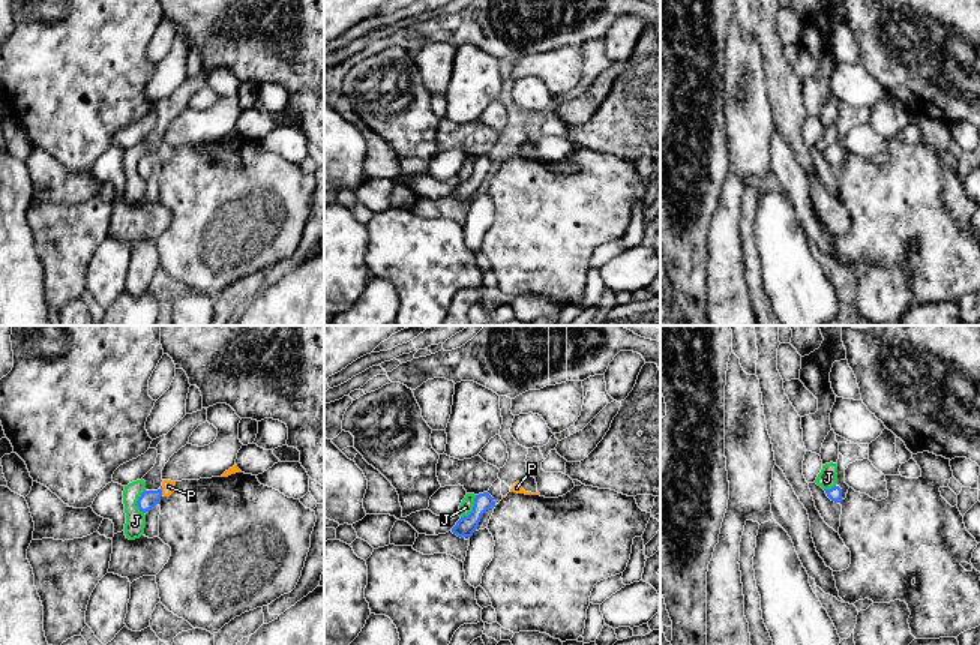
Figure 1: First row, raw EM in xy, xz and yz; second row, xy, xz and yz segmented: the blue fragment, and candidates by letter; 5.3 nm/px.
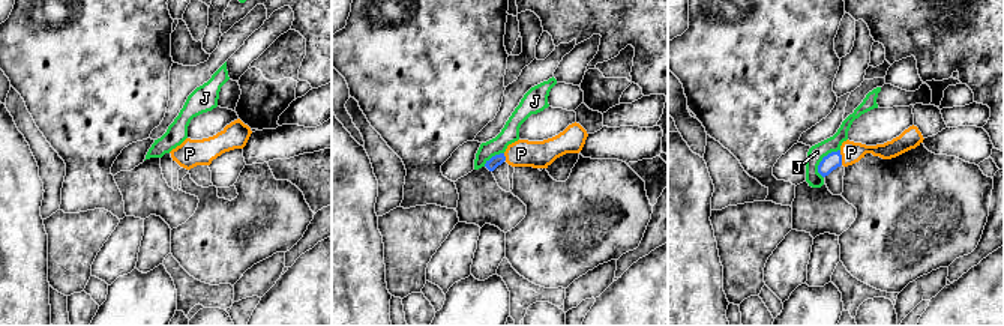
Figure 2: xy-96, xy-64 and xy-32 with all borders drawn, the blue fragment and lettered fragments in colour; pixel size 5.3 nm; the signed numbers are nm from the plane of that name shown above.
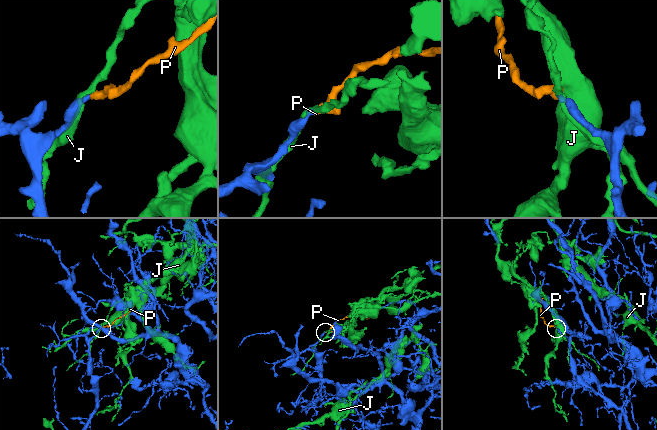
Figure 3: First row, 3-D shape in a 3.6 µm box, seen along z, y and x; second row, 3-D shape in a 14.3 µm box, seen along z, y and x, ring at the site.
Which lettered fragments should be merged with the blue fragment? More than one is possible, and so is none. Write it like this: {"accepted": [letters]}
{"accepted": ["P"]}

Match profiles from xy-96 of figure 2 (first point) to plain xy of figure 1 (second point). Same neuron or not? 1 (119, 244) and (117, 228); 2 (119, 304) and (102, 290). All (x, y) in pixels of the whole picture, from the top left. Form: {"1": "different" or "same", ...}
{"1": "different", "2": "different"}

